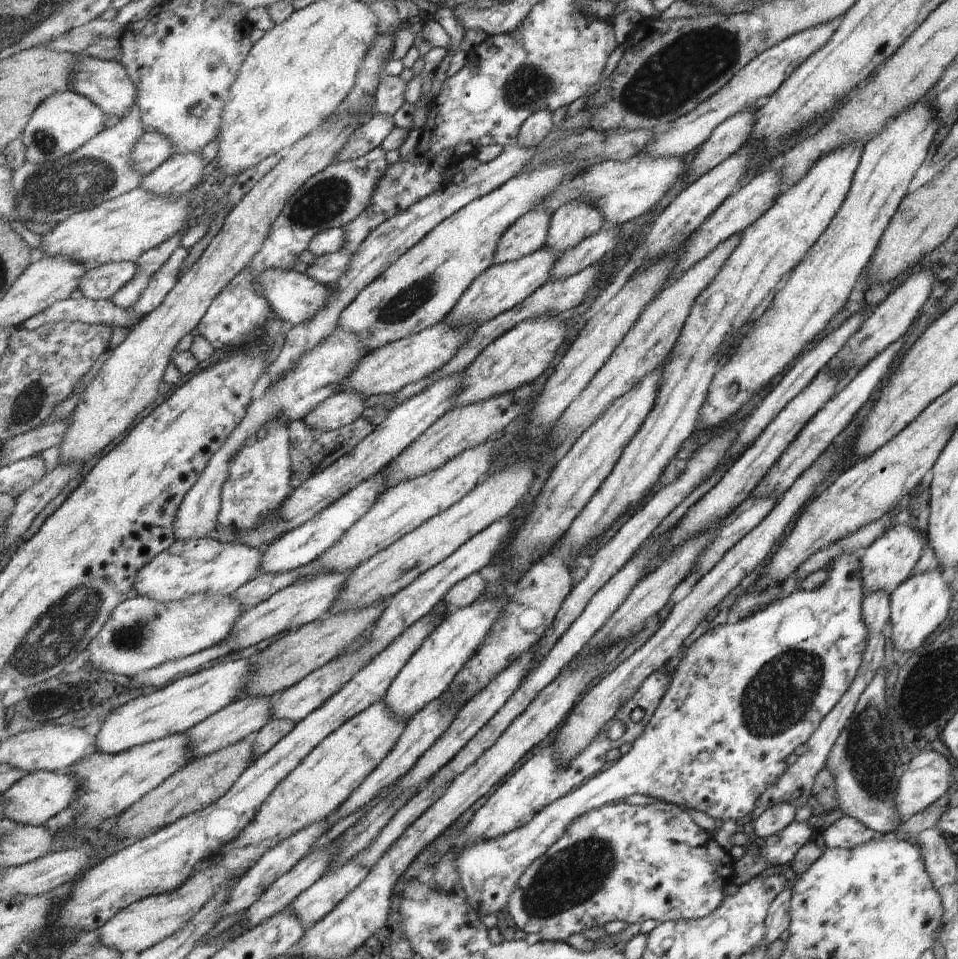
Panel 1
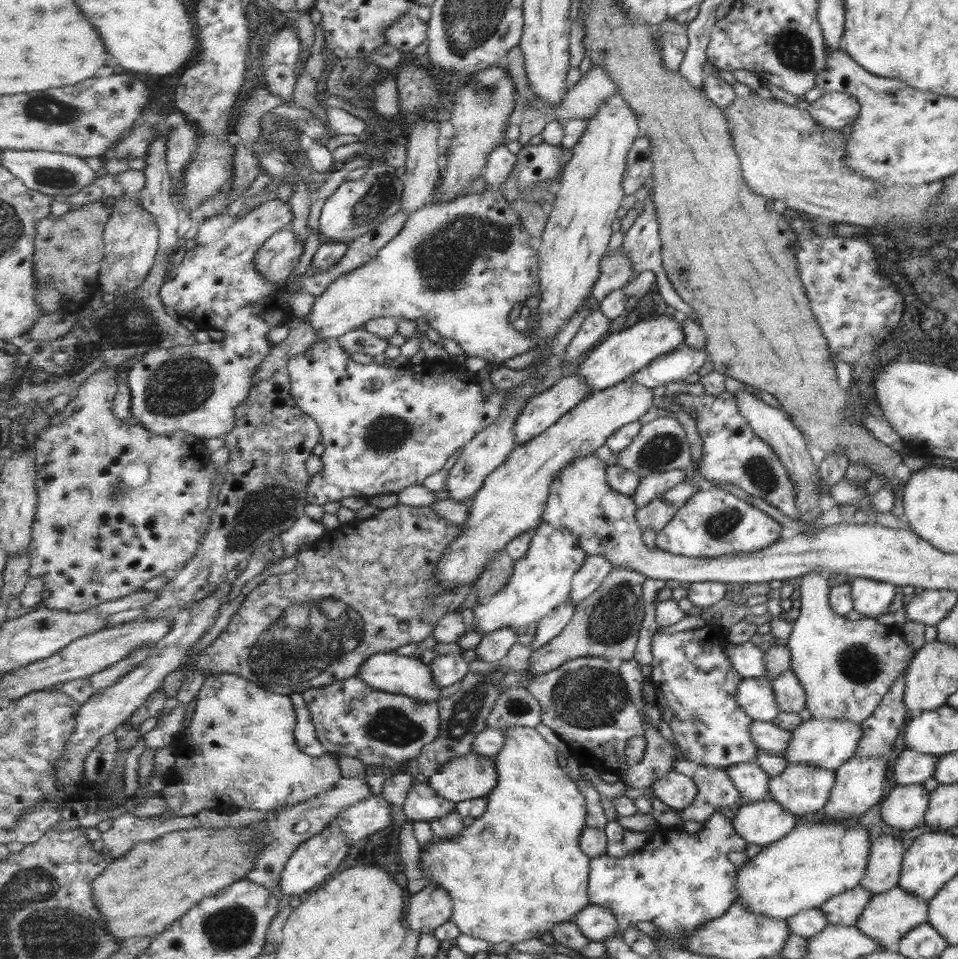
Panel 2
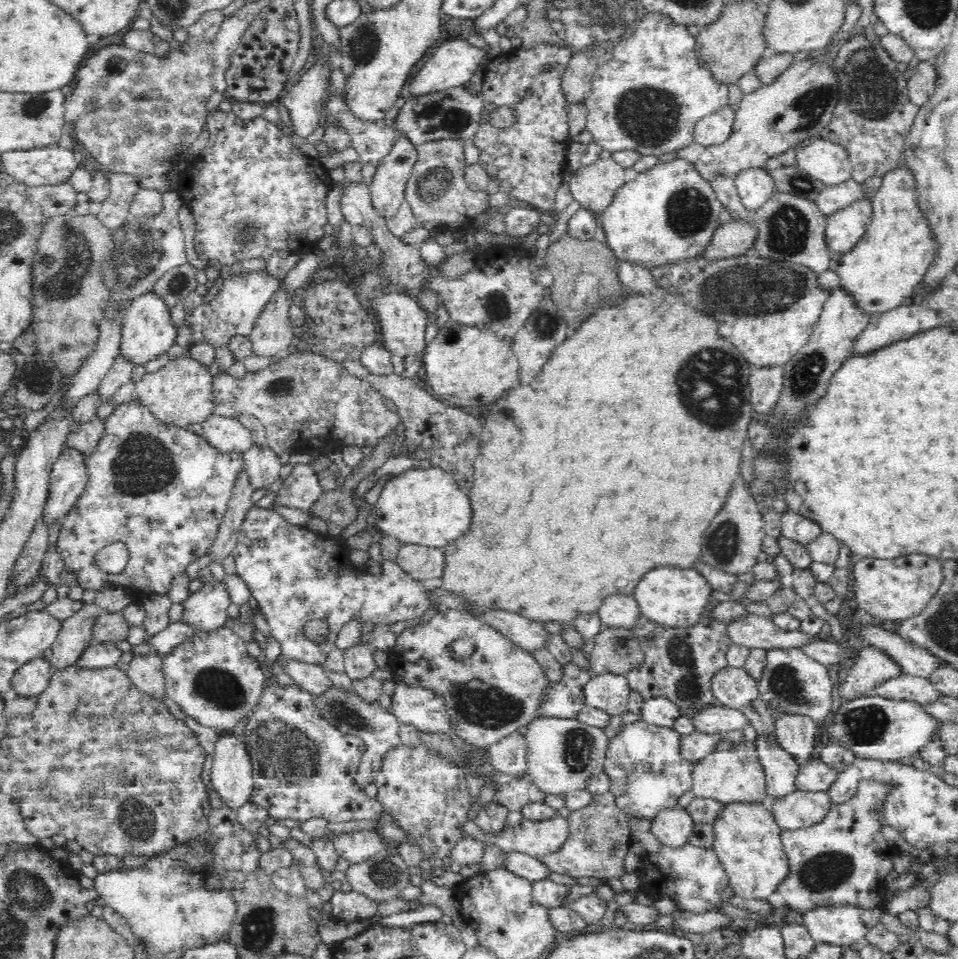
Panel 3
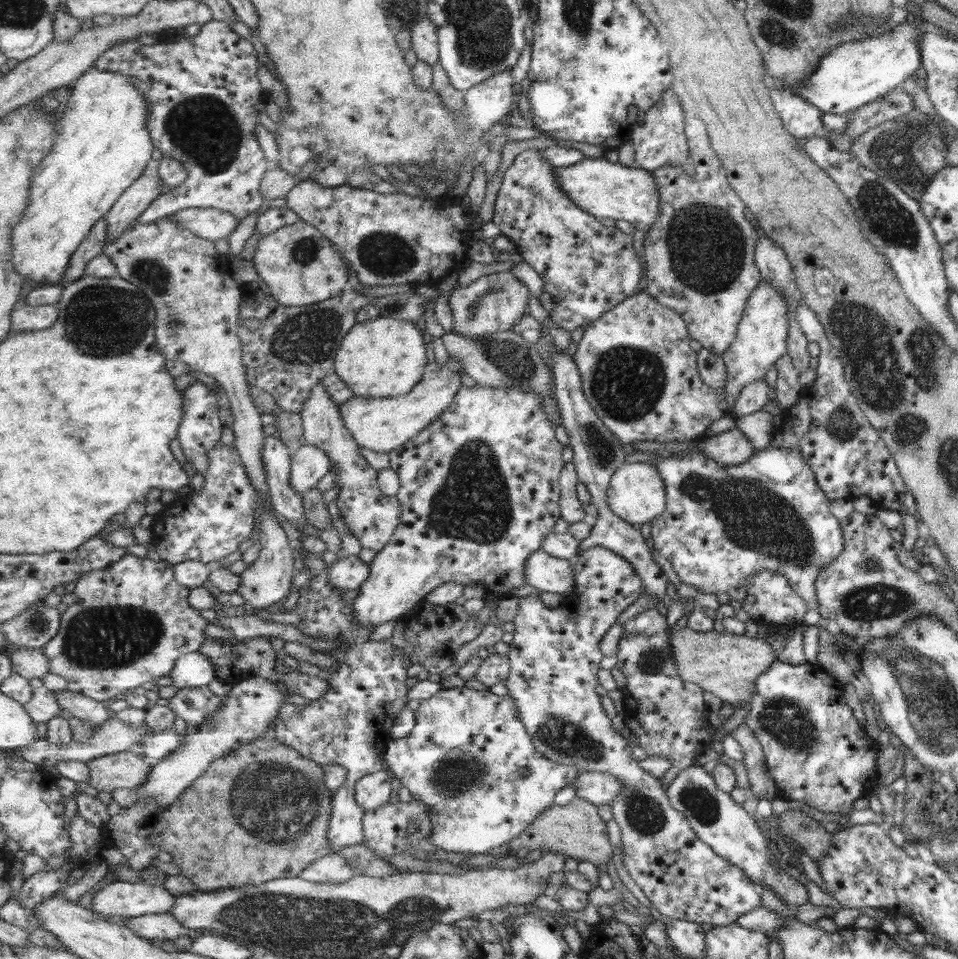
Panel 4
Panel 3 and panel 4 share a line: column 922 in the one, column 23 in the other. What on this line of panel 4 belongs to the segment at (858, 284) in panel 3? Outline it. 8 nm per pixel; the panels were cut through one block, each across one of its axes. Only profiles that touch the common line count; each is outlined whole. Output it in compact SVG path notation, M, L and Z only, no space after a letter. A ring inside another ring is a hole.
M96 66L88 69L75 81L75 92L69 96L58 121L58 140L49 157L34 170L31 202L26 213L12 232L15 266L25 282L50 282L65 286L64 274L71 257L86 240L92 228L115 206L119 197L140 177L153 156L154 140L148 126L150 104L131 78Z

